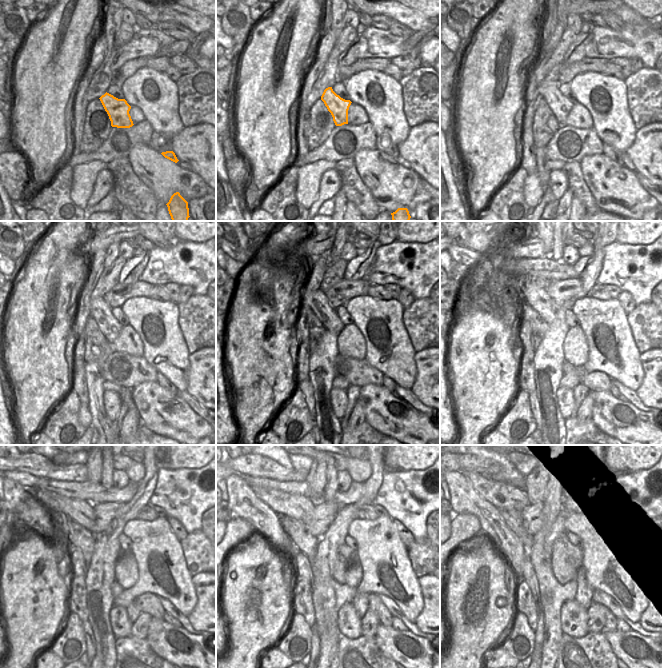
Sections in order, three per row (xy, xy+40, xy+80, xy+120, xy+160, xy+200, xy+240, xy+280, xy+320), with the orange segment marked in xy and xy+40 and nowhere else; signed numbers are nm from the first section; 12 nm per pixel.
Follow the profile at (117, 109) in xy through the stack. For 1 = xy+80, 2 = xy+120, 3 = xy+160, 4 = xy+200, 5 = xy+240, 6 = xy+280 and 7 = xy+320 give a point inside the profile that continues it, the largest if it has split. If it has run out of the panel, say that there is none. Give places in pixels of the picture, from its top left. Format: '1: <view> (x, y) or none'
1: xy+80 (560, 105)
2: xy+120 (100, 311)
3: xy+160 (318, 302)
4: xy+200 (504, 277)
5: xy+240 (56, 501)
6: xy+280 (284, 502)
7: xy+320 (503, 496)

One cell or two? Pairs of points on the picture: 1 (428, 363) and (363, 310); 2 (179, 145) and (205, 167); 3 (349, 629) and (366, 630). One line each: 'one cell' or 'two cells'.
1: two cells
2: one cell
3: two cells

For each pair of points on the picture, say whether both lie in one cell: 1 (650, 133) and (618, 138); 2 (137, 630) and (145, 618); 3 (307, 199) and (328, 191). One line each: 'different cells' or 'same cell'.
1: different cells
2: same cell
3: different cells

